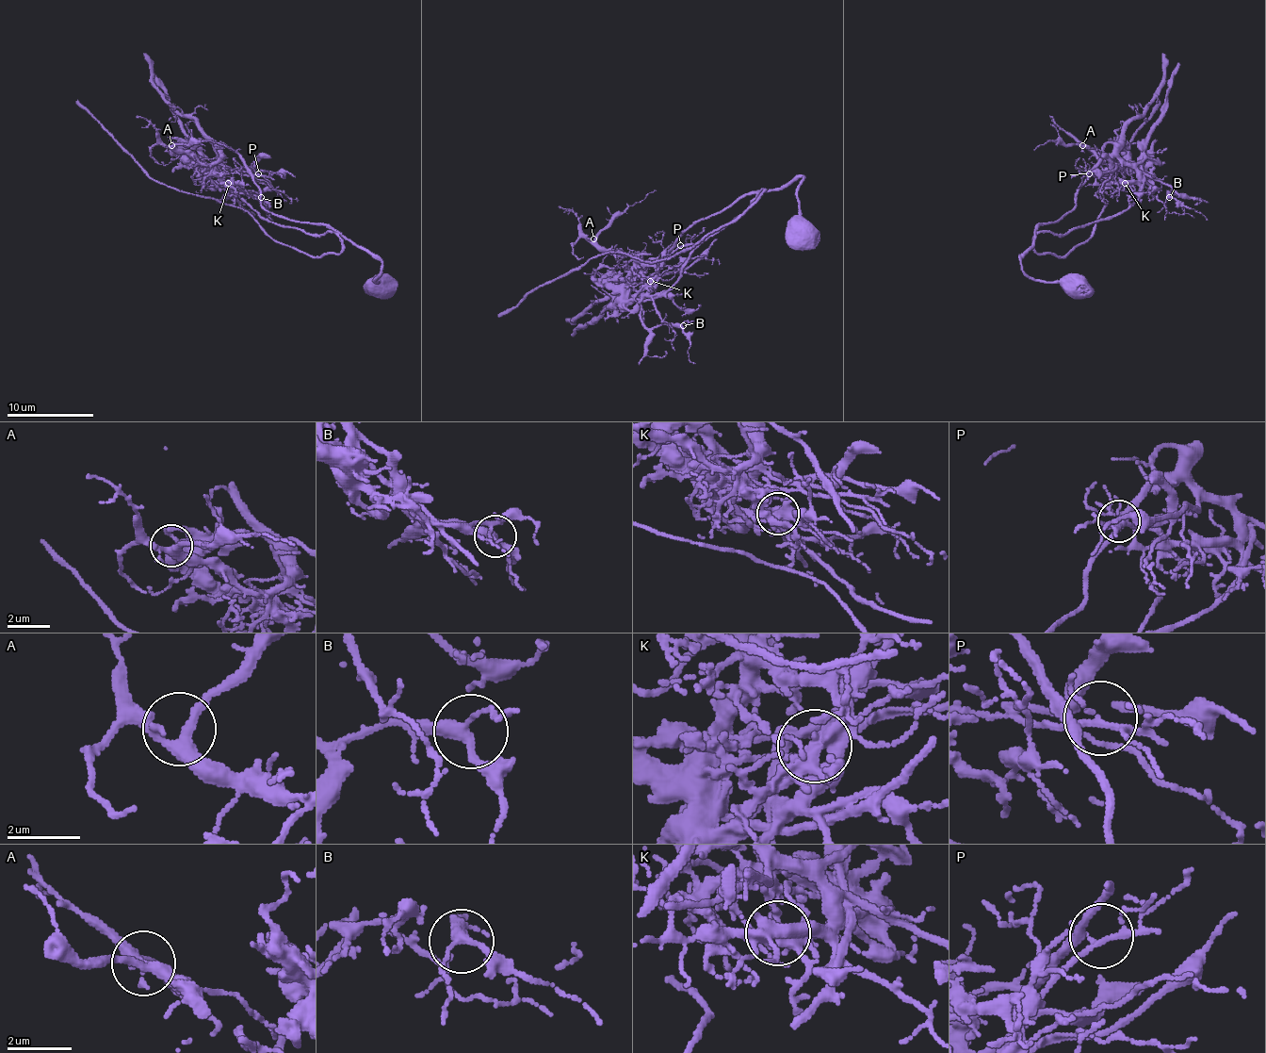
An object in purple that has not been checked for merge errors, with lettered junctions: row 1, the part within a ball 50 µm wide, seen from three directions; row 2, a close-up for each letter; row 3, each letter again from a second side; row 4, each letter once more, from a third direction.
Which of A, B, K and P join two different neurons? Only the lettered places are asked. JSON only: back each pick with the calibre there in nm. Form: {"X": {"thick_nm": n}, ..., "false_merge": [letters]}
{"K": {"thick_nm": 440}, "false_merge": ["K"]}

